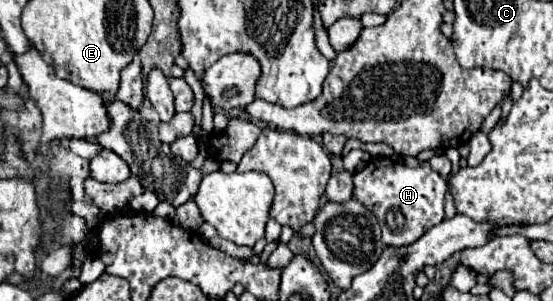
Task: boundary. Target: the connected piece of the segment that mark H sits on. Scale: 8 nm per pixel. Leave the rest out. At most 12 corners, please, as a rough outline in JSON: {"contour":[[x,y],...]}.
{"contour":[[371,159],[353,197],[387,247],[443,221],[447,183],[429,163]]}

